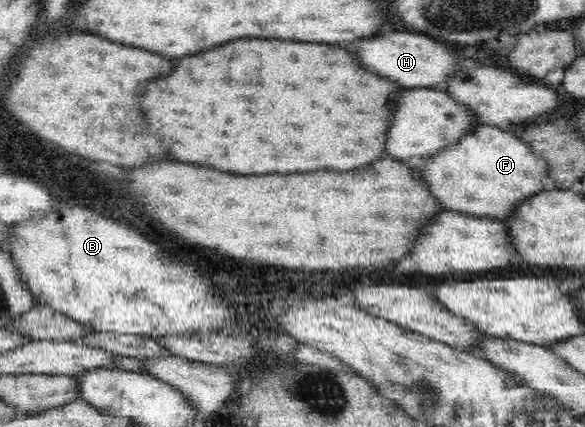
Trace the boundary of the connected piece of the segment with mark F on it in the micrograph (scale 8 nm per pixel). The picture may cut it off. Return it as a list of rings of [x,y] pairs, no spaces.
[[[481,124],[458,138],[456,143],[442,147],[434,155],[415,160],[411,165],[414,176],[418,176],[418,182],[426,186],[426,190],[436,198],[436,202],[442,206],[442,209],[498,221],[502,217],[505,218],[514,205],[520,205],[530,195],[542,189],[554,189],[550,183],[550,176],[546,174],[549,171],[547,164],[530,150],[530,146],[526,146],[520,138],[516,138],[511,130],[501,131],[496,126]]]

